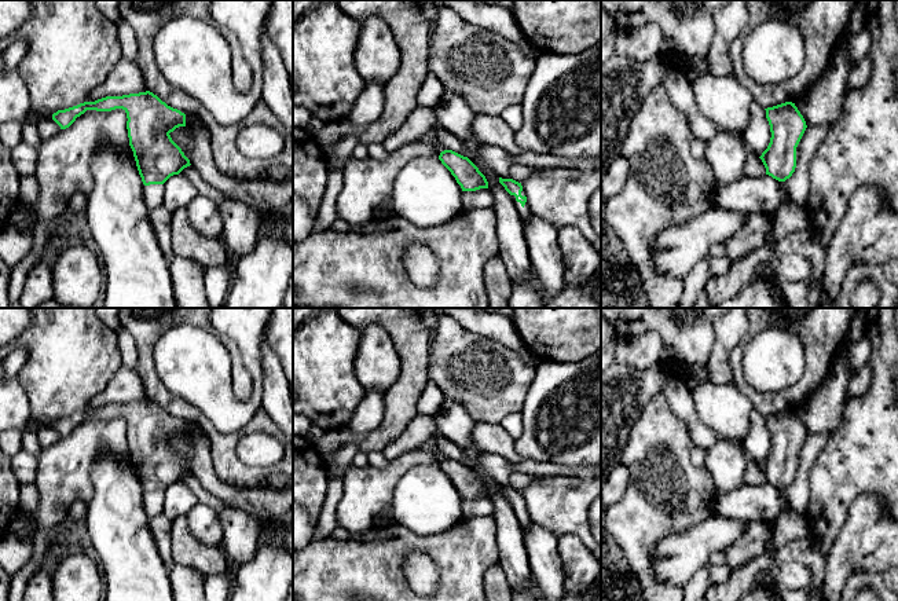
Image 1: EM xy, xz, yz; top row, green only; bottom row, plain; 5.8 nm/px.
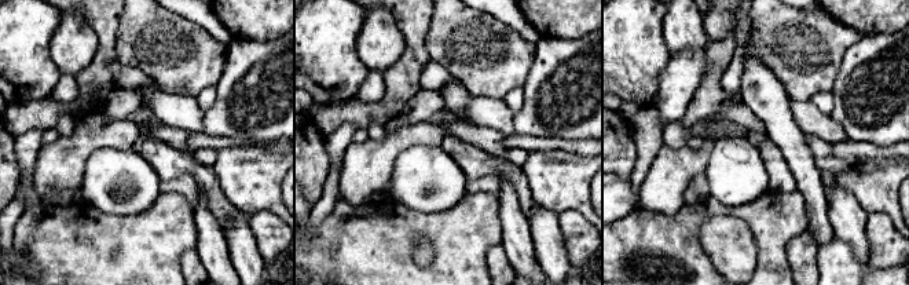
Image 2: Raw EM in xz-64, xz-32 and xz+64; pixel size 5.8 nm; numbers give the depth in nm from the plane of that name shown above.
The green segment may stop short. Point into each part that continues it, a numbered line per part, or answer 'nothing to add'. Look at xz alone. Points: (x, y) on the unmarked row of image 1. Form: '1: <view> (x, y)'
1: xz (524, 521)

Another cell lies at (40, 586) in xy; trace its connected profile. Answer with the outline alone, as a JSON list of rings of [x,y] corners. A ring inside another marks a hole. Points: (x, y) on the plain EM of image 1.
[[[51,564],[37,569],[29,580],[22,601],[54,601]]]

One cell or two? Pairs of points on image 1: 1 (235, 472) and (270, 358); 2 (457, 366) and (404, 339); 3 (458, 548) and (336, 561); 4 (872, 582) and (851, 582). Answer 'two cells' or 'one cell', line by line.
1: two cells
2: two cells
3: one cell
4: one cell

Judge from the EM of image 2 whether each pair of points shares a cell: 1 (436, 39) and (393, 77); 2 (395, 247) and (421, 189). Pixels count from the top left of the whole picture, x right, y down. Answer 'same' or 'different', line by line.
1: different
2: different

